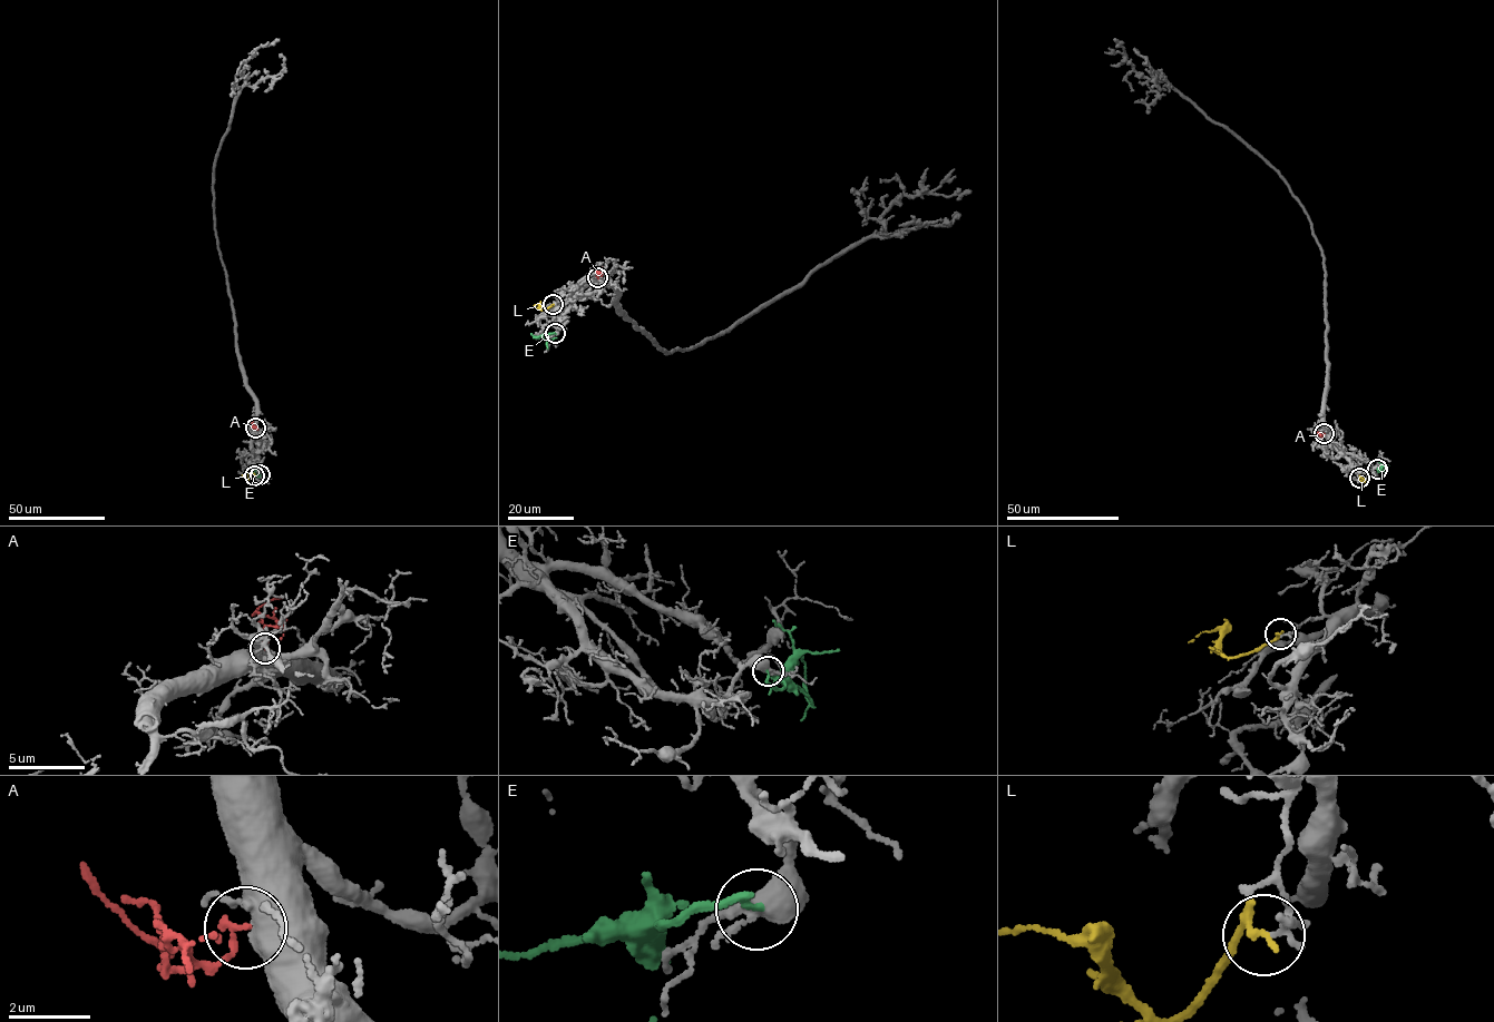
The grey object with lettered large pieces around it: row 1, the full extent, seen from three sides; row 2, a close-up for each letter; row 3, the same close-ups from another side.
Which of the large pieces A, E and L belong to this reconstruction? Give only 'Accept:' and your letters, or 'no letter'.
Accept: A

